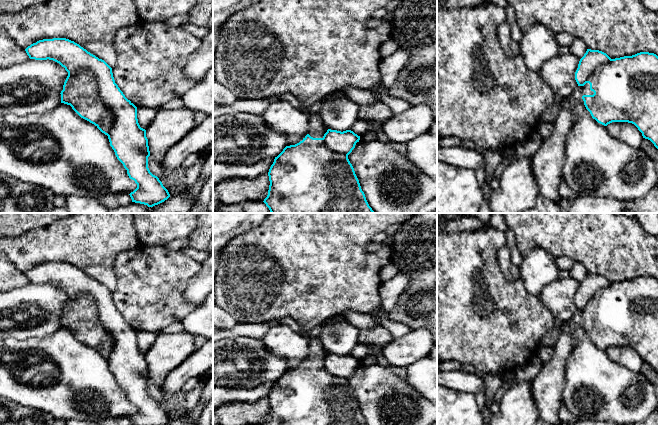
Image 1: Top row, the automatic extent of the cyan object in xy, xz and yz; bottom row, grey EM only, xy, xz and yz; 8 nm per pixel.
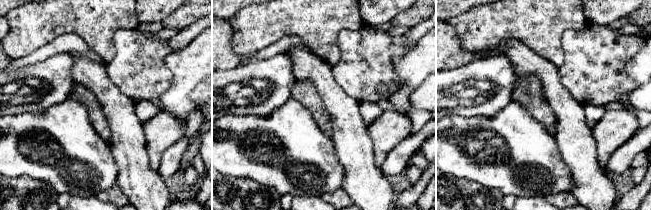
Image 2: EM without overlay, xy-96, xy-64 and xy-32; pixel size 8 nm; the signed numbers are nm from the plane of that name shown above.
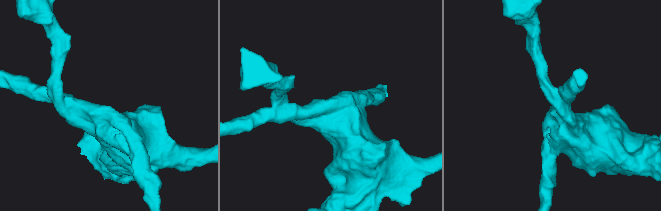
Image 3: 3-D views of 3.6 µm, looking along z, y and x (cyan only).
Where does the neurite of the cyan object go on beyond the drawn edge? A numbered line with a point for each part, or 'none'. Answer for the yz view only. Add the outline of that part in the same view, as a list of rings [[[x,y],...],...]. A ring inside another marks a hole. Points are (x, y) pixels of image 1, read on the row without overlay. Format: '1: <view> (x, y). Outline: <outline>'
1: yz (547, 387). Outline: [[[586,307],[584,310],[578,310],[571,320],[563,323],[554,347],[553,358],[542,366],[540,372],[531,381],[532,395],[539,410],[539,416],[552,425],[558,425],[560,422],[558,412],[563,402],[565,362],[575,344],[572,332],[577,327],[584,329],[583,319],[593,318],[590,308]]]

